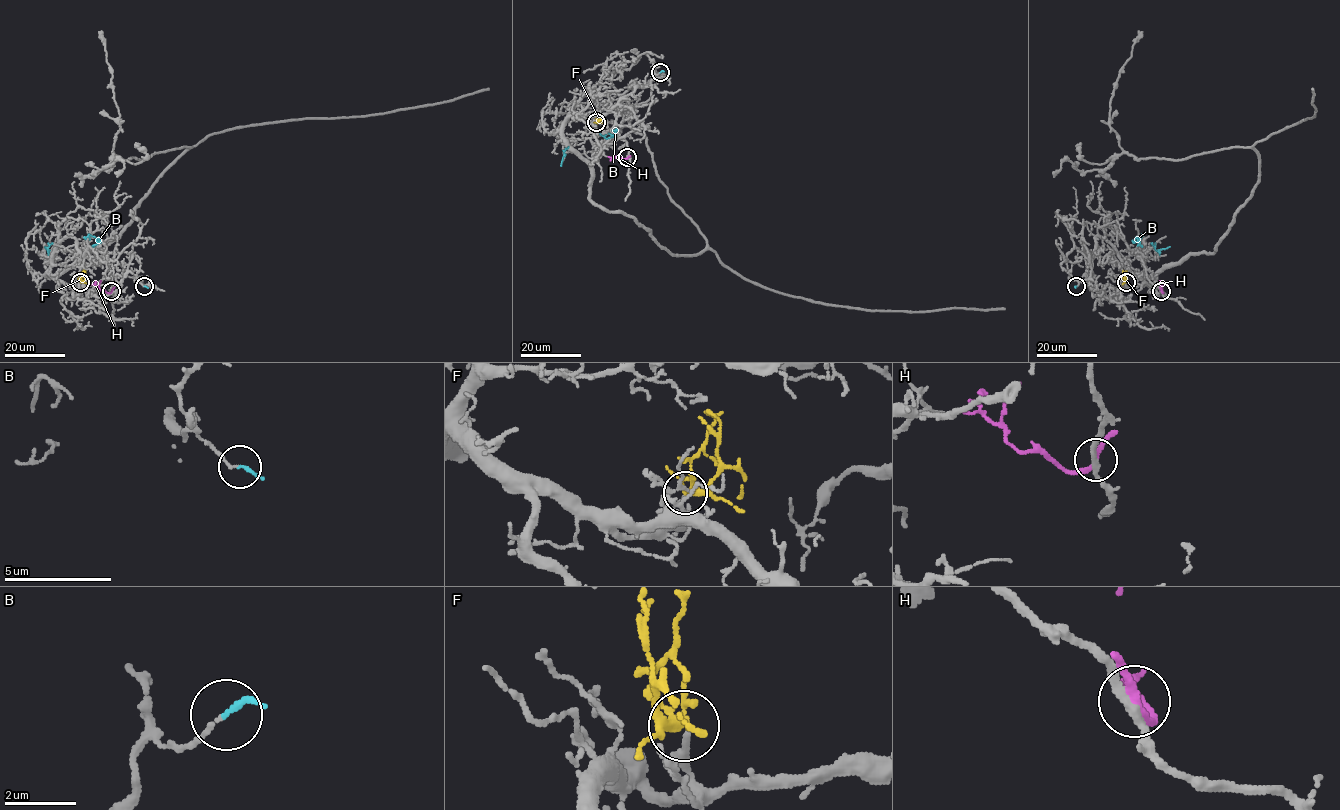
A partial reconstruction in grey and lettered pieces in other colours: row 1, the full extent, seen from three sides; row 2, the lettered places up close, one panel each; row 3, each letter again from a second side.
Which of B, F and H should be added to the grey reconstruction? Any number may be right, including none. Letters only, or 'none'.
F

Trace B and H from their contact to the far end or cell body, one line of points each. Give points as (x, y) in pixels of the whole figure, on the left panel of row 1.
B: (145, 286), (101, 242), (89, 234), (52, 242), (48, 251), (45, 246)
H: (111, 291), (99, 288), (101, 280)

